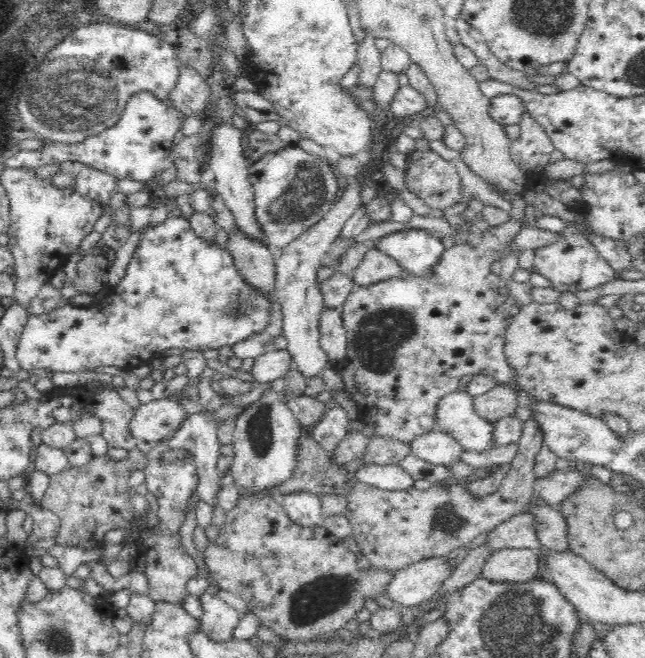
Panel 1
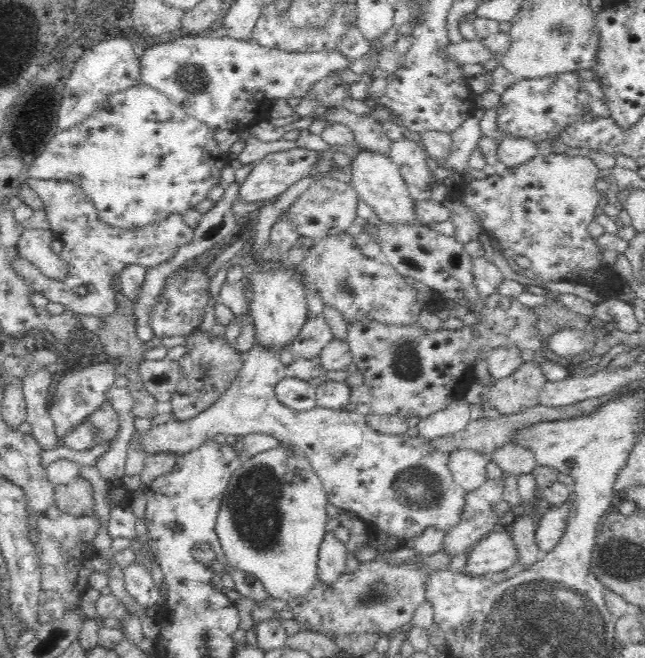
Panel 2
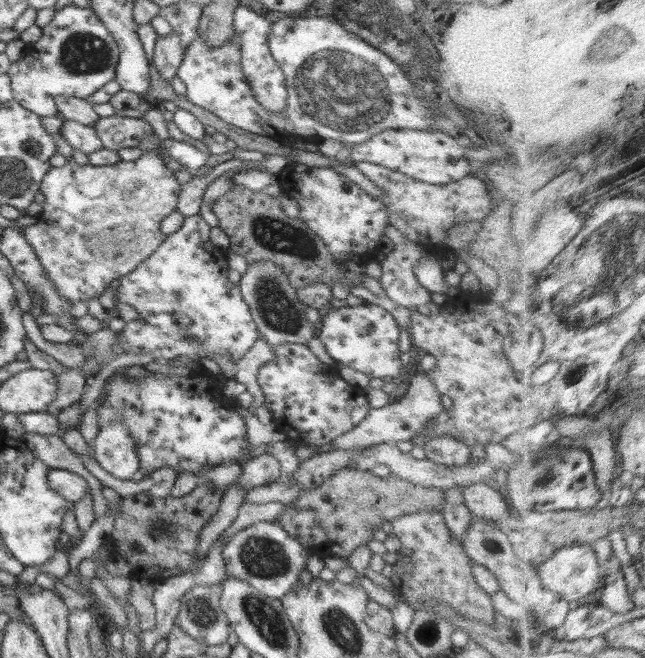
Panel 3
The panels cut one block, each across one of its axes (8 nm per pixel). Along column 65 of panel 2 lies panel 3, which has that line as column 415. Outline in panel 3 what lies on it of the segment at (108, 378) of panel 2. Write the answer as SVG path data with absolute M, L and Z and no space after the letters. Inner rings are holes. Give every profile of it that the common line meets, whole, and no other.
M420 371L410 380L408 392L399 399L392 401L382 408L370 408L366 418L350 429L350 431L340 434L334 438L334 445L331 450L356 450L374 446L380 443L395 444L400 440L411 440L425 427L428 420L436 418L438 414L444 412L440 400L440 392L432 384L432 380L427 374Z

